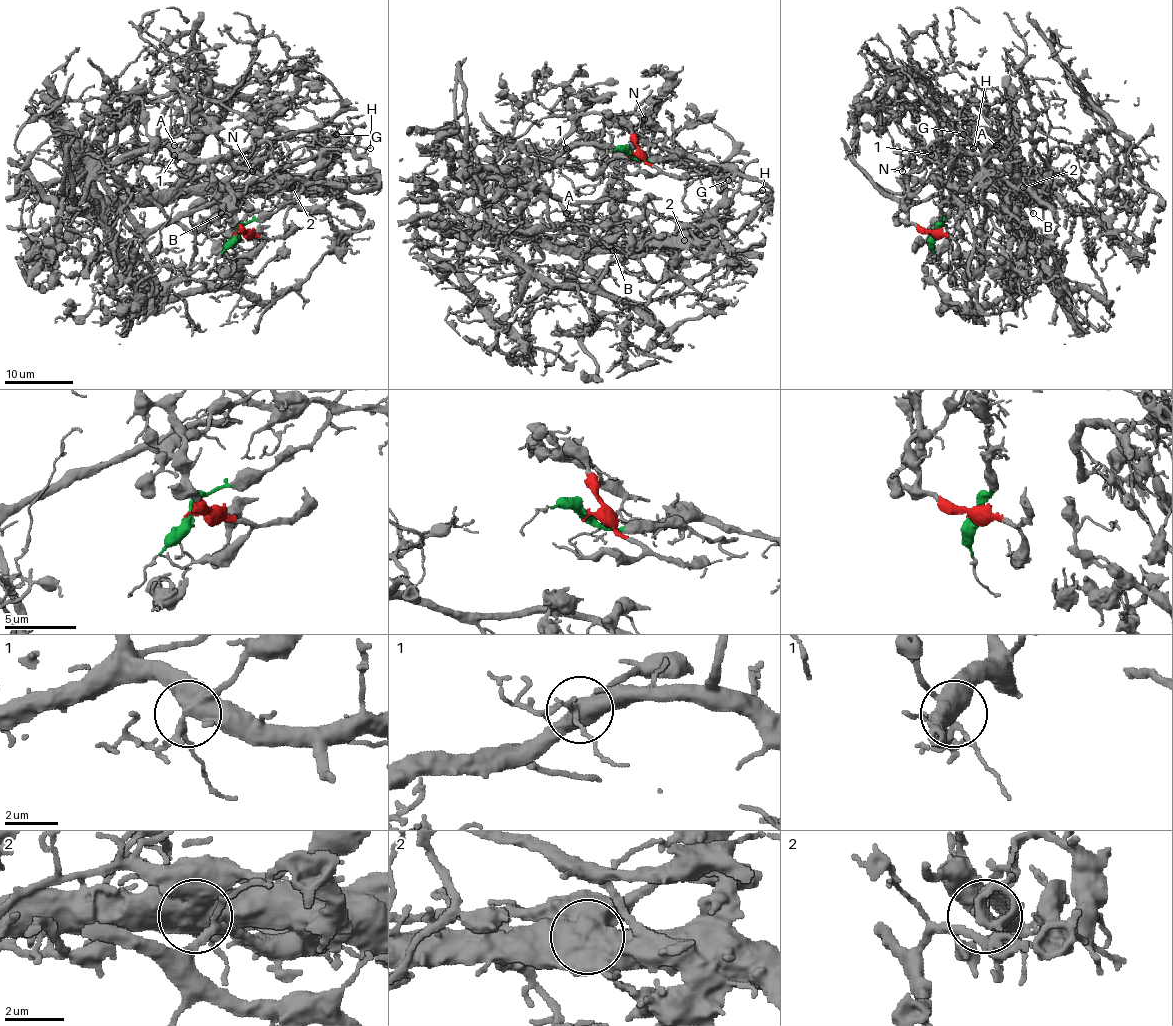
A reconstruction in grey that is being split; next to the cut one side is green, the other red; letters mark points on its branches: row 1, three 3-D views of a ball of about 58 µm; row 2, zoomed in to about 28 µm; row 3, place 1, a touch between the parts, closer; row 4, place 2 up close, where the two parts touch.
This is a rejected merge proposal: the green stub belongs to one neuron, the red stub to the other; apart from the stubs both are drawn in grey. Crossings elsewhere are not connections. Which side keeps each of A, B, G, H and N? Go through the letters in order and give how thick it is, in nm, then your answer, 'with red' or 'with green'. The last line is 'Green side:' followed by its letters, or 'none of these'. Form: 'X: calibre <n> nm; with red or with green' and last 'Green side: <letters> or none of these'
A: calibre 80 nm; with red
B: calibre 140 nm; with green
G: calibre 120 nm; with green
H: calibre 170 nm; with green
N: calibre 140 nm; with red
Green side: B, G, H

